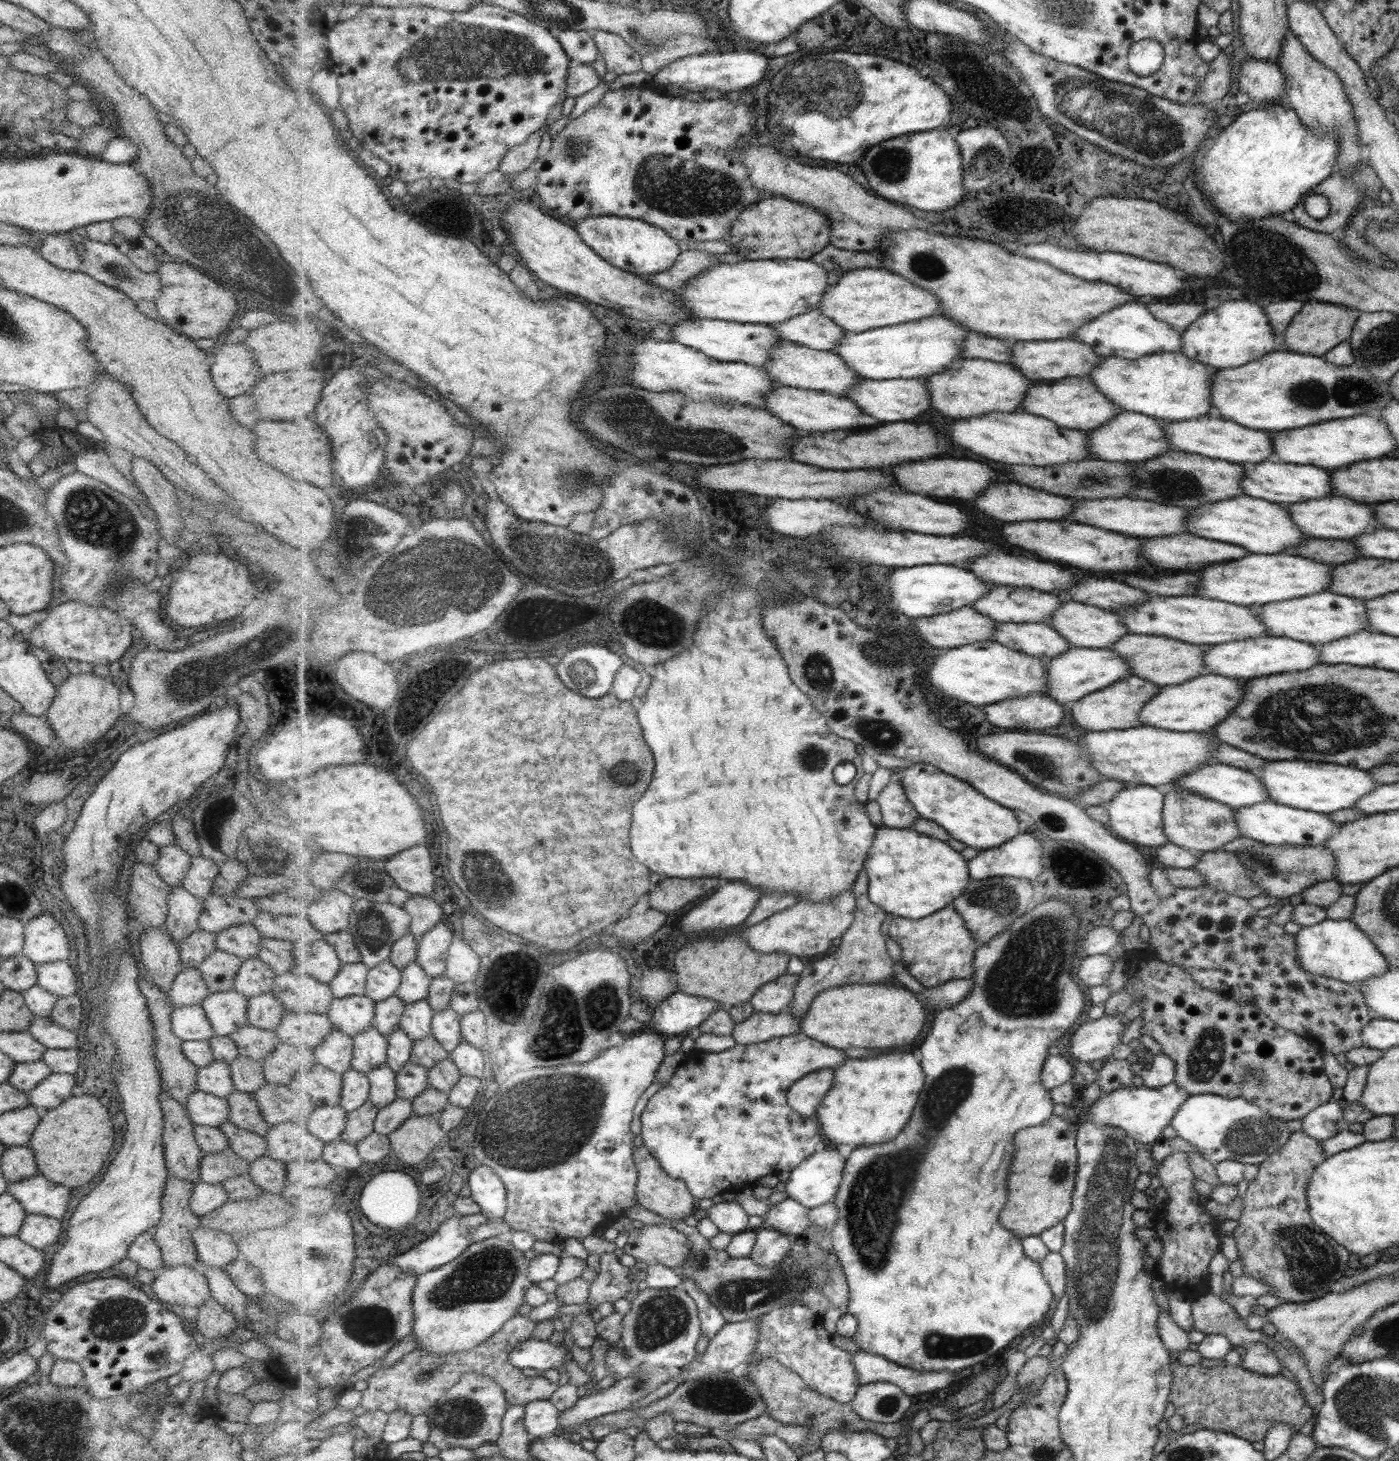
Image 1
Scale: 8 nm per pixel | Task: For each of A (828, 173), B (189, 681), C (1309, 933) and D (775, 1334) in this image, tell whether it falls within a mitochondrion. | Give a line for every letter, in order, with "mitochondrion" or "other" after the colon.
A: other
B: mitochondrion
C: other
D: other

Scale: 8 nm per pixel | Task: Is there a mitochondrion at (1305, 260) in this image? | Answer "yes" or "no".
yes

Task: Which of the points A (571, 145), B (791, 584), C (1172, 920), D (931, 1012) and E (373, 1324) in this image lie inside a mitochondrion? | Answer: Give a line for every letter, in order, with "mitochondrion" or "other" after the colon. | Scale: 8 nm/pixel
A: mitochondrion
B: mitochondrion
C: other
D: other
E: mitochondrion

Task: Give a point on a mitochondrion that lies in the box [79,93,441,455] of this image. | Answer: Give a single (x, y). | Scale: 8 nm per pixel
(190, 221)

